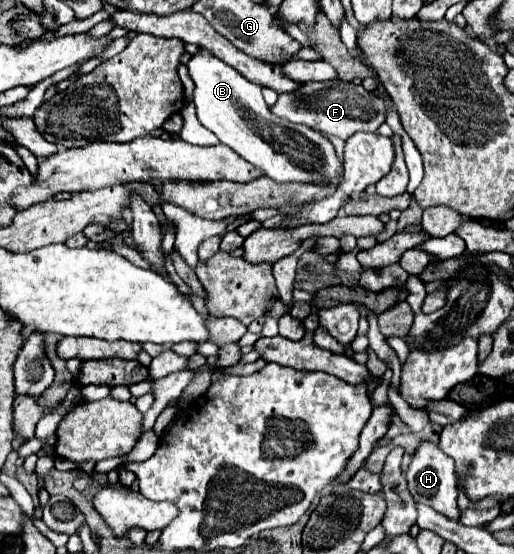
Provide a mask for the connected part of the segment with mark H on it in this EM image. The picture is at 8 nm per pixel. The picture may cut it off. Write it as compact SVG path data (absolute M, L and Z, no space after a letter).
M424 441L416 453L414 459L406 471L406 481L408 481L408 491L412 493L416 503L424 503L442 515L446 515L452 521L460 519L460 509L456 507L458 503L458 487L456 487L456 473L454 473L454 459L444 455L436 443Z

